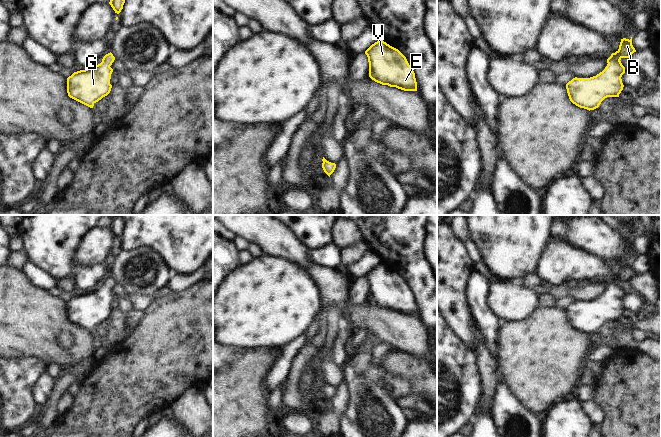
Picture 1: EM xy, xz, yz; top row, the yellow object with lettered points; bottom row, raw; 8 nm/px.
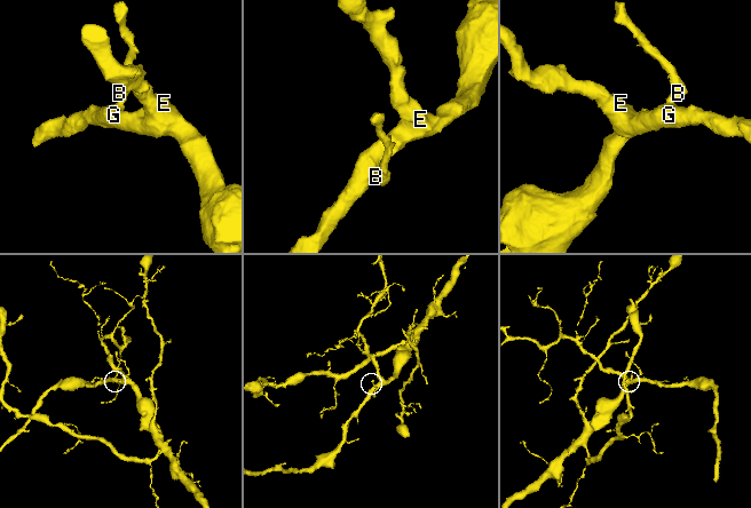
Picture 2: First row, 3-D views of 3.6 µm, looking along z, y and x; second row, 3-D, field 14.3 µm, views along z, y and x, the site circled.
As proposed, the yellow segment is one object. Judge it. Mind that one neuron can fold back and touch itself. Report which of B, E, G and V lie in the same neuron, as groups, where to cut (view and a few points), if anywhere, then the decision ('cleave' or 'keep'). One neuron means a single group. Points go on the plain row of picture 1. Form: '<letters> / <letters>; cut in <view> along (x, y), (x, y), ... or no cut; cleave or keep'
B E G V; no cut; keep

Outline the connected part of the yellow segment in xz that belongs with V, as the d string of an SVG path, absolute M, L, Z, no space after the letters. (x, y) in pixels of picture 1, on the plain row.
M382 263L372 268L365 278L369 286L369 301L377 307L404 315L417 315L415 297L406 281Z

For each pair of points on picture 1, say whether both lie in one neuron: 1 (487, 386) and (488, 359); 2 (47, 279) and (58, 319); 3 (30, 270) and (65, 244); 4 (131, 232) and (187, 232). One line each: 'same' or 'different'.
1: same
2: different
3: different
4: same

